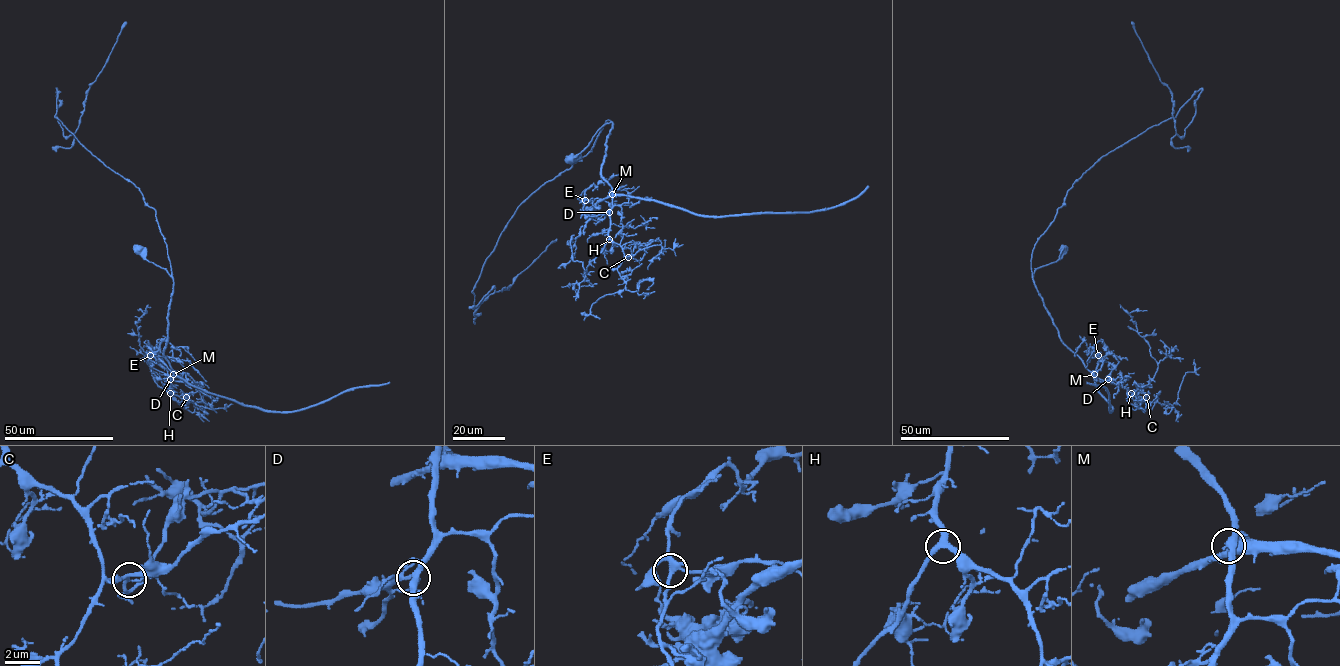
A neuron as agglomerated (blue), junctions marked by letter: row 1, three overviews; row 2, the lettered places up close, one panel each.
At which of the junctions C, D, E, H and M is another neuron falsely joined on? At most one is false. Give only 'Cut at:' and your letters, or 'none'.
Cut at: M

